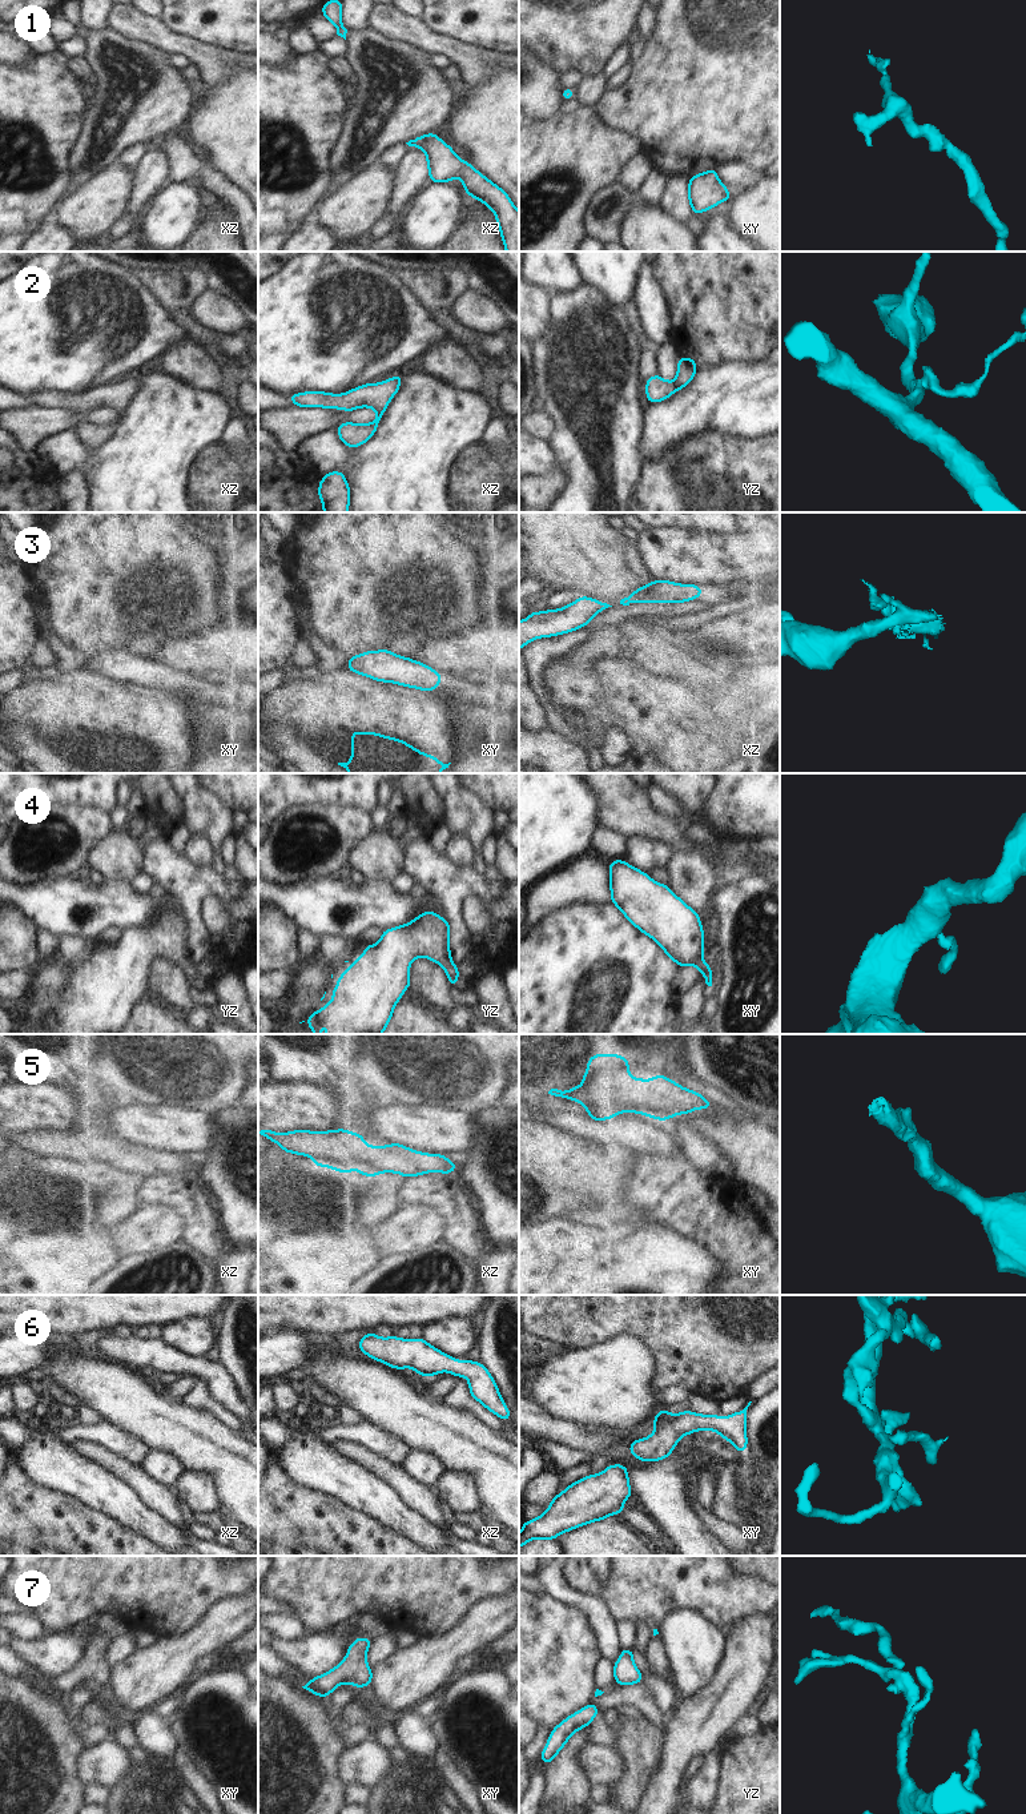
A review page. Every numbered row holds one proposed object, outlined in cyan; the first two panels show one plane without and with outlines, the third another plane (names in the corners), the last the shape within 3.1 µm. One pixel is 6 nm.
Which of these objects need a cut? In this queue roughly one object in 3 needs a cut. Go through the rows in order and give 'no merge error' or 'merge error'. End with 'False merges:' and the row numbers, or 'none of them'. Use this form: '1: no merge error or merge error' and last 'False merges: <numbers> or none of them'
1: no merge error
2: no merge error
3: merge error
4: no merge error
5: no merge error
6: no merge error
7: no merge error
False merges: 3

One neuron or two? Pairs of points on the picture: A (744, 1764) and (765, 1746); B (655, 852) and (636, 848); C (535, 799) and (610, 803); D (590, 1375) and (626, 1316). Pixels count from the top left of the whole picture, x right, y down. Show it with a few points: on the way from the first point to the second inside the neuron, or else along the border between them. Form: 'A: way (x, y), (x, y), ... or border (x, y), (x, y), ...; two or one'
A: way (749, 1762), (760, 1752); one
B: way (651, 852), (640, 852); one
C: border (588, 787), (598, 800), (596, 827); two
D: border (643, 1342), (632, 1335), (616, 1335), (582, 1347); two

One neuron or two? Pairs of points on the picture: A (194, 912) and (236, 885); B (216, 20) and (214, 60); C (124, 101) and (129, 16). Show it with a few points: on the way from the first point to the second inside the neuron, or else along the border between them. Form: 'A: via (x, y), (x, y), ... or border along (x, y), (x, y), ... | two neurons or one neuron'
A: via (196, 899), (206, 888), (222, 888) | one neuron
B: border along (185, 35), (210, 45), (240, 51), (244, 55) | two neurons
C: border along (108, 27), (128, 37), (151, 43), (157, 48) | two neurons

